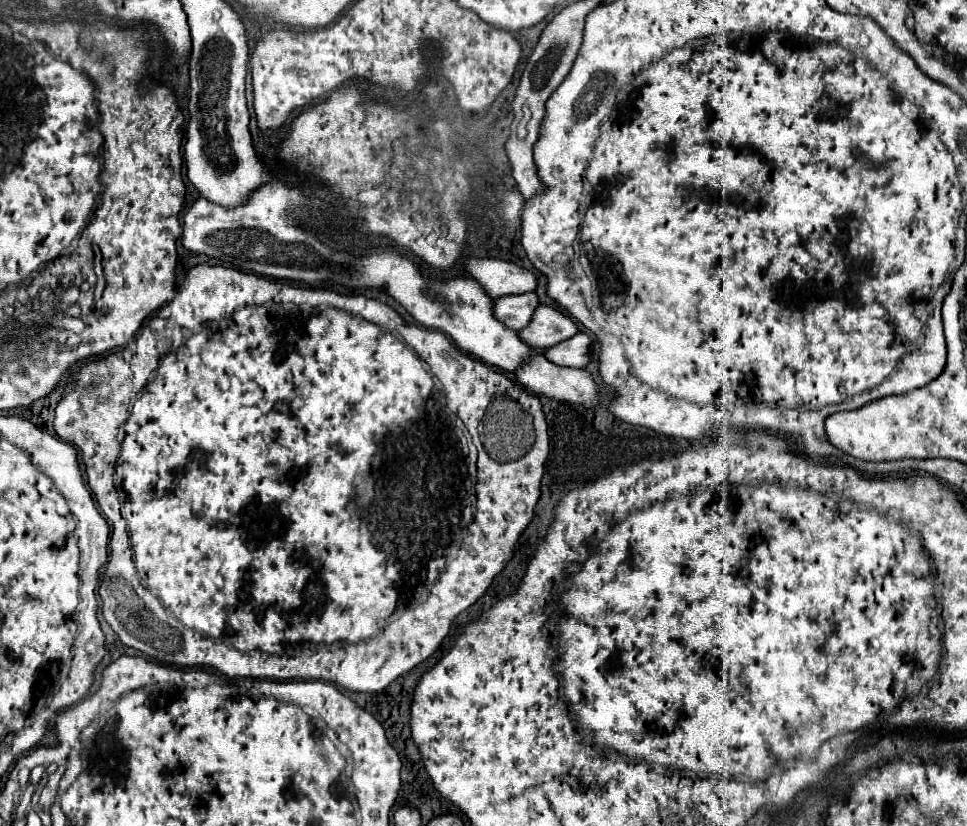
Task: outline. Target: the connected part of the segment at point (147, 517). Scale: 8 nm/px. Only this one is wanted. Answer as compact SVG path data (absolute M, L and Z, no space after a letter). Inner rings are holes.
M199 264L199 266L191 268L191 270L187 272L183 284L181 284L179 290L175 292L175 298L173 298L171 302L167 302L165 306L161 306L161 310L159 310L159 312L147 322L147 326L139 332L137 340L131 342L129 346L125 346L123 350L119 350L119 352L107 356L105 360L91 362L91 364L83 366L81 372L79 372L79 376L77 376L77 380L73 382L73 390L67 392L67 394L61 398L61 402L57 404L57 410L55 410L55 432L57 432L63 440L71 442L73 446L77 444L77 448L81 450L81 456L83 456L83 462L85 462L85 468L87 468L87 482L89 482L89 488L93 490L93 494L95 494L95 498L97 498L97 504L99 504L103 516L105 516L107 522L111 524L111 540L109 540L111 554L109 554L107 566L105 566L103 572L101 572L101 586L99 586L99 594L101 594L101 598L103 598L103 616L105 616L105 620L111 624L111 628L115 630L115 634L119 636L119 640L121 640L125 646L131 646L131 648L143 652L145 656L149 656L149 658L153 658L153 660L157 660L157 662L161 662L161 664L169 664L169 666L175 664L175 666L179 666L179 668L185 668L185 666L211 666L211 668L217 668L221 674L225 674L225 676L229 676L229 678L269 678L269 680L301 680L301 678L303 678L303 680L325 680L325 682L333 682L333 684L337 684L337 686L341 686L341 688L345 688L345 690L353 690L353 692L381 692L381 690L387 688L397 676L409 672L411 668L415 668L417 664L421 664L425 658L429 658L429 656L439 648L439 644L443 642L443 638L449 634L449 628L451 628L451 622L455 620L455 616L461 614L463 610L467 610L471 604L475 604L475 600L477 600L479 596L483 596L483 592L489 588L489 584L491 584L491 580L495 578L495 574L499 574L499 572L505 568L507 560L513 556L513 546L515 546L515 542L519 540L521 532L527 528L527 524L529 524L531 518L533 518L533 510L535 510L535 504L537 504L537 500L539 500L541 478L543 478L543 472L545 472L545 460L547 460L547 456L549 456L549 436L547 436L547 424L545 424L545 414L543 414L543 410L541 410L541 402L539 402L539 398L537 398L533 392L525 390L521 384L513 382L513 380L507 378L505 374L495 372L495 370L493 370L491 366L487 366L485 362L475 360L475 358L463 354L443 332L439 332L439 330L429 330L429 328L423 328L423 326L415 326L413 322L405 322L405 320L403 320L393 308L389 308L387 304L381 304L381 302L377 302L377 300L365 298L365 296L361 296L361 294L357 294L357 296L343 296L343 294L337 294L337 292L333 292L333 290L325 290L325 288L299 288L299 286L287 286L285 282L279 282L279 280L275 280L275 278L267 278L267 276L259 276L259 274L247 274L247 272L237 272L237 274L233 274L233 270L235 270L235 268L207 266L207 264ZM379 326L381 326L383 330L389 330L391 334L401 336L401 338L415 350L415 354L413 354L413 350L409 350L409 346L405 346L403 342L399 342L399 340L397 340L395 336L391 336L389 332L383 332ZM417 356L429 366L429 370L433 372L433 376L437 376L437 380L443 384L443 392L445 392L445 398L447 398L449 406L453 406L453 408L457 406L457 416L463 420L465 426L463 426L461 422L453 422L455 418L451 418L451 422L447 422L447 414L441 412L443 408L425 408L427 398L429 398L437 388L435 388L435 384L433 384L433 380L431 380L431 374L425 370L423 362L421 362ZM141 390L143 390L143 394L141 394L141 398L133 404L133 410L131 410L131 414L129 414L131 398L135 398ZM465 428L467 428L469 434L473 436L473 444L475 444L475 448L479 450L477 484L475 484L475 470L469 466L469 448L467 448ZM119 452L121 452L123 470L125 470L125 478L123 478L123 492L125 492L123 508L122 504L119 504L119 499L123 499L121 492L115 492L115 490L113 490L115 462L118 460L117 456L119 456ZM143 584L157 596L159 602L163 602L165 610L167 610L173 618L175 618L177 614L177 618L181 618L181 622L173 622L173 618L157 618L157 610L153 610L153 606L145 606L145 589L148 589L145 588ZM405 606L410 607L408 607L399 618L395 618L393 622L389 622L389 618L395 614L395 610L397 610L397 608L405 608ZM165 622L173 622L173 626L181 626L181 624L183 624L183 626L191 628L193 630L193 638L189 638L189 642L185 642L185 646L161 646L161 626L165 626ZM201 636L209 638L209 646L201 646ZM217 640L223 642L223 644L226 644L225 642L236 642L236 646L230 646L228 644L227 646L217 646Z

